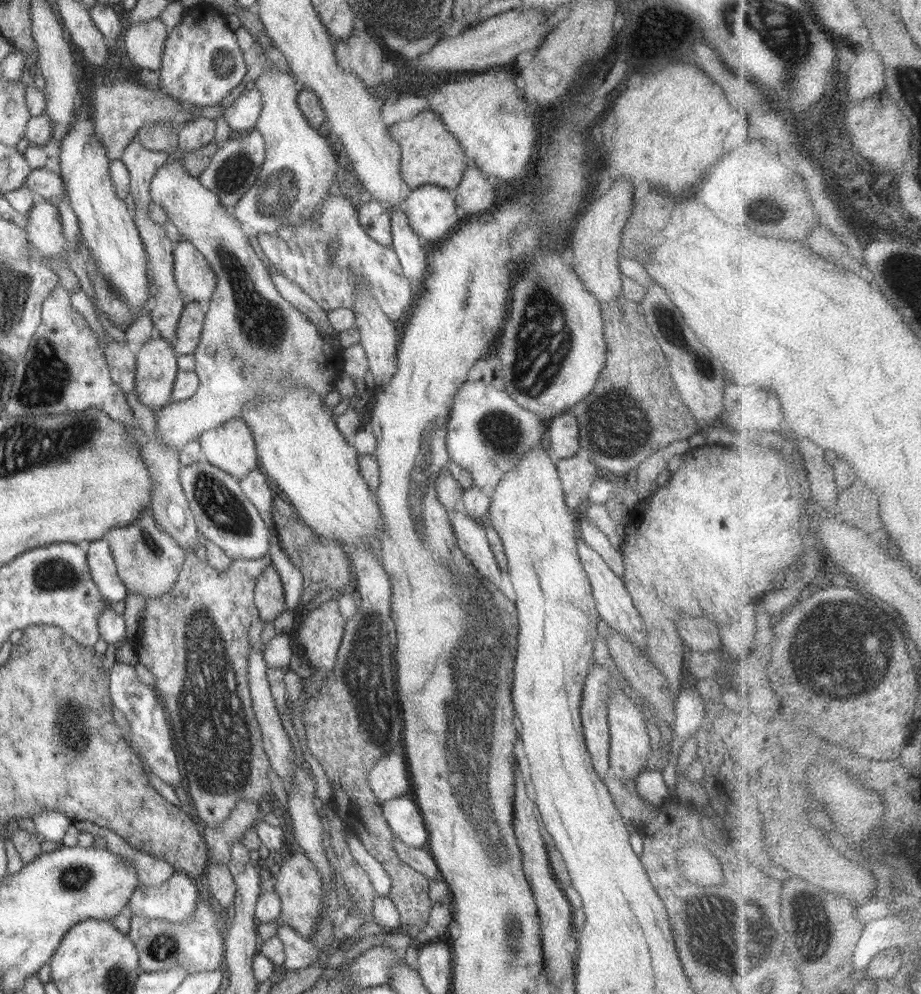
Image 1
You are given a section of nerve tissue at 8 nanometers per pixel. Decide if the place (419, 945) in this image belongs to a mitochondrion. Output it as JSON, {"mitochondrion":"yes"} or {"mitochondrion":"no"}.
{"mitochondrion":"no"}

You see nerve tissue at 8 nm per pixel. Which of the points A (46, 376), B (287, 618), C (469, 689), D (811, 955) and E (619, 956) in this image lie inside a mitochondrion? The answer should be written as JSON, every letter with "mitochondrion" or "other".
{"A":"mitochondrion","B":"other","C":"mitochondrion","D":"other","E":"other"}

